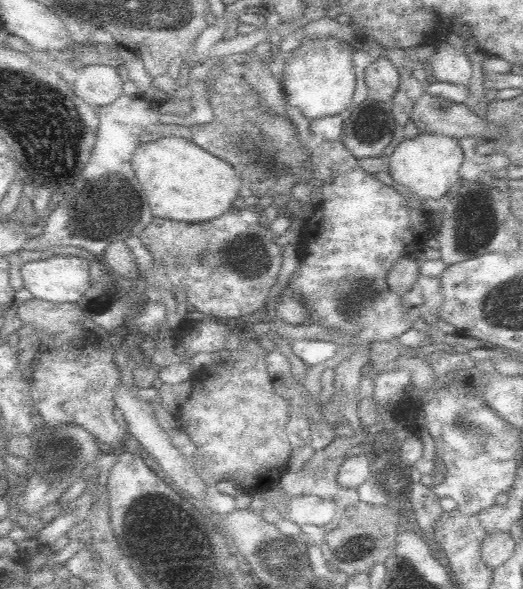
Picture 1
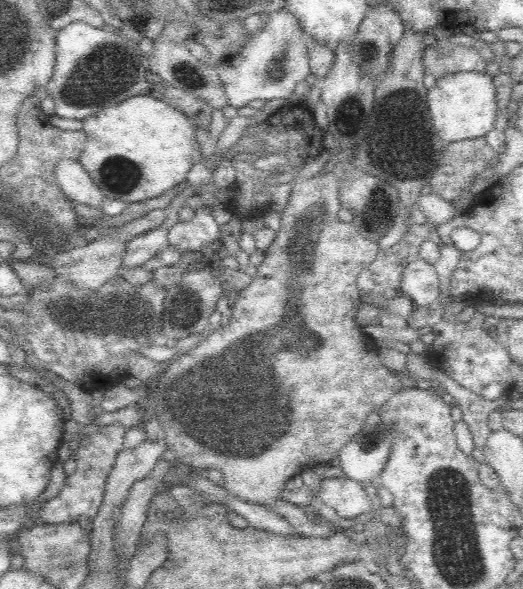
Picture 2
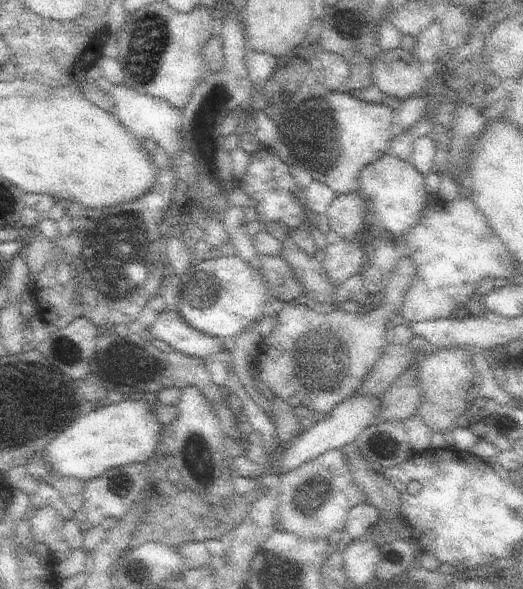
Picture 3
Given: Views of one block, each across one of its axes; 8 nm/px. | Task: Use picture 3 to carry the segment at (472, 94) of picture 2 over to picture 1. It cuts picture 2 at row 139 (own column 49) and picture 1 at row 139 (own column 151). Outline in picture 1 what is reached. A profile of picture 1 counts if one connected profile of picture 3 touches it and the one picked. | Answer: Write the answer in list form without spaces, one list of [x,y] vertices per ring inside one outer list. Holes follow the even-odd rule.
[[[422,132],[422,136],[414,140],[404,140],[396,148],[396,152],[388,158],[388,172],[394,182],[408,188],[416,196],[416,200],[438,200],[444,198],[452,186],[460,184],[460,168],[464,164],[462,154],[464,150],[460,148],[460,140],[442,134]]]

